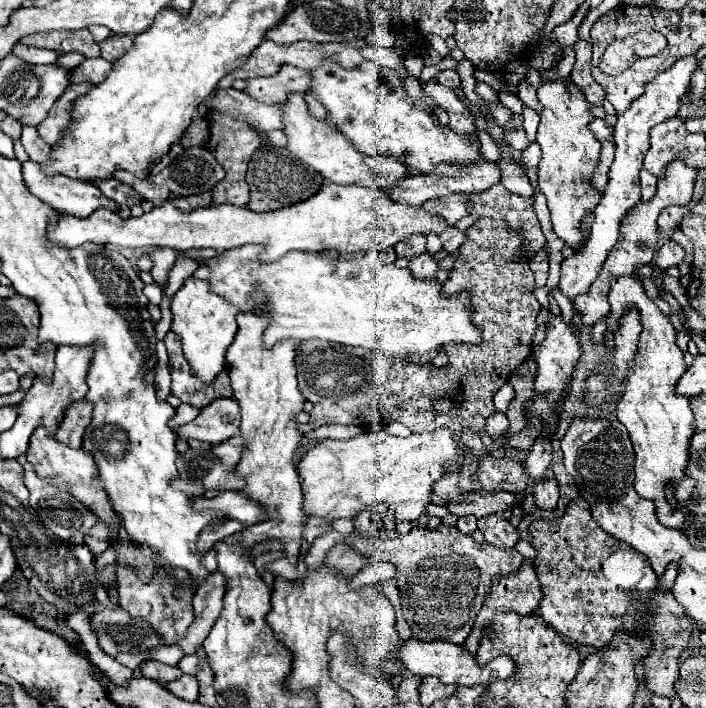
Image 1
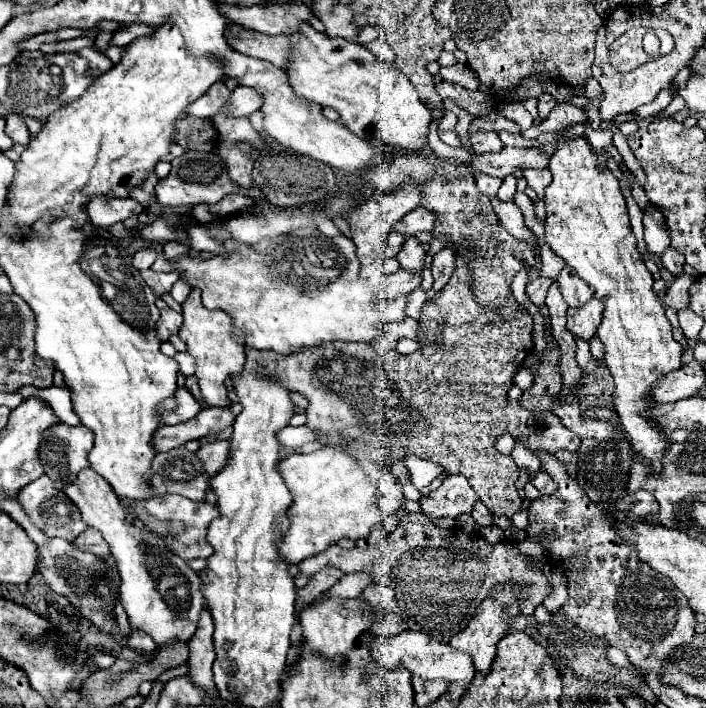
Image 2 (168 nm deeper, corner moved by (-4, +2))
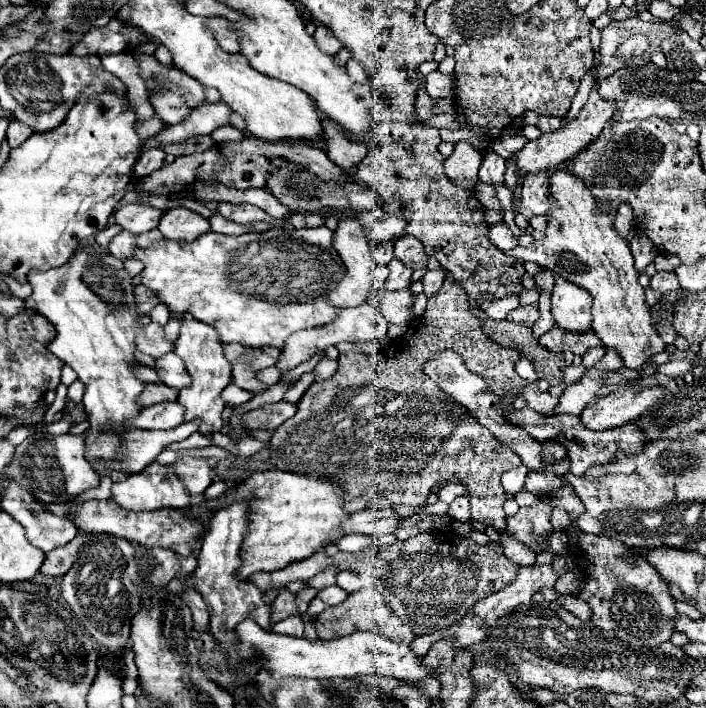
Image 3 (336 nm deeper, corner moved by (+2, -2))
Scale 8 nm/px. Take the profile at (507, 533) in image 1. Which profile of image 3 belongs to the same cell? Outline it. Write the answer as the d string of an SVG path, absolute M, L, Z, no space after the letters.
M456 497L450 505L448 515L456 521L468 521L470 519L470 505L468 505L468 497Z

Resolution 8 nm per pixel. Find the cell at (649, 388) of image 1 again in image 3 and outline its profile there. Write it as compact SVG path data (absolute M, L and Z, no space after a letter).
M556 171L552 175L550 191L560 209L550 211L546 217L546 237L542 241L534 241L527 248L518 245L506 251L506 255L548 267L558 277L586 289L594 297L592 329L596 337L602 339L604 347L616 349L626 367L642 369L642 365L652 355L664 351L666 345L652 325L650 311L644 303L644 289L638 285L640 273L634 269L630 247L614 231L616 213L598 213L596 197L588 191L586 183L564 171Z

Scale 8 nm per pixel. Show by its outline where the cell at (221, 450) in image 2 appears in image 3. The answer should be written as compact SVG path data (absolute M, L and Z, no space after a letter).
M184 455L176 459L170 467L174 469L174 475L184 483L190 495L202 495L212 483L212 467L206 459Z

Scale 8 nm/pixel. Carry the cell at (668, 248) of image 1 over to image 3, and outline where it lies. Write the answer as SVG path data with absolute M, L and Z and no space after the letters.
M656 273L650 279L650 289L660 291L660 293L668 293L668 291L680 289L680 285L678 285L678 279L674 273Z

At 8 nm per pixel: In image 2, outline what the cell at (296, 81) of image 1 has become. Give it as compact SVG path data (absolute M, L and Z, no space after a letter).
M236 87L232 91L230 97L230 107L226 107L226 115L234 115L234 117L250 117L250 113L262 109L262 95L254 89L254 87Z

